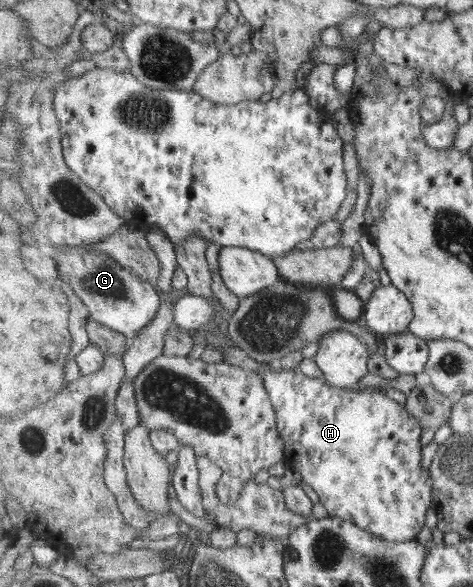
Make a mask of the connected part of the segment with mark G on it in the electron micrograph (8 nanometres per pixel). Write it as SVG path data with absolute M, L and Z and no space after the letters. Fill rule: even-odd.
M89 245L64 249L63 254L52 253L57 258L60 281L67 283L87 306L90 320L100 322L133 340L149 326L149 322L157 318L162 305L155 290L157 285L143 282L117 260L109 258L107 252L103 254L101 250L91 250Z

